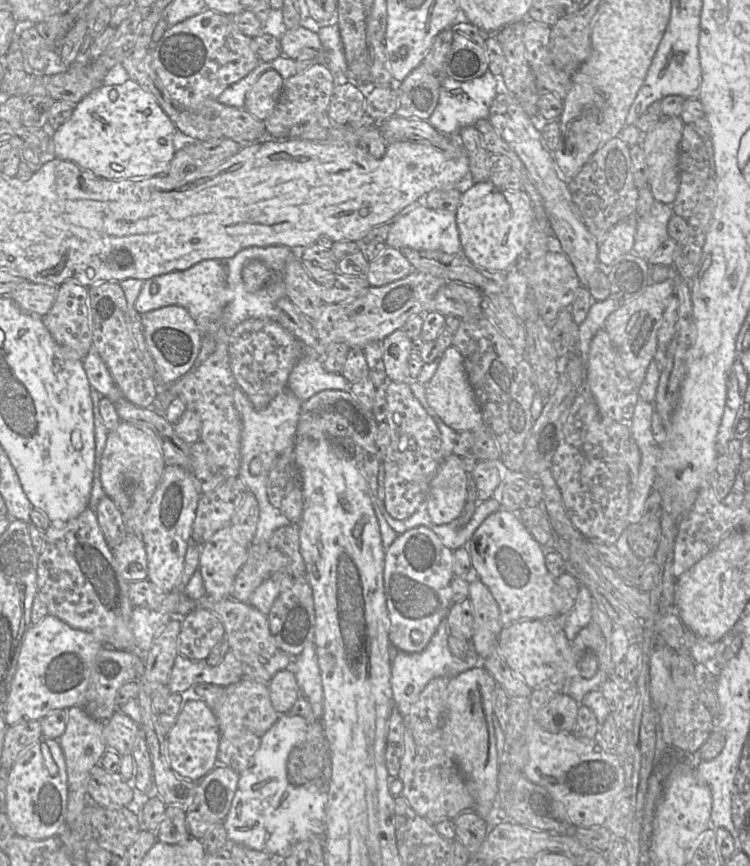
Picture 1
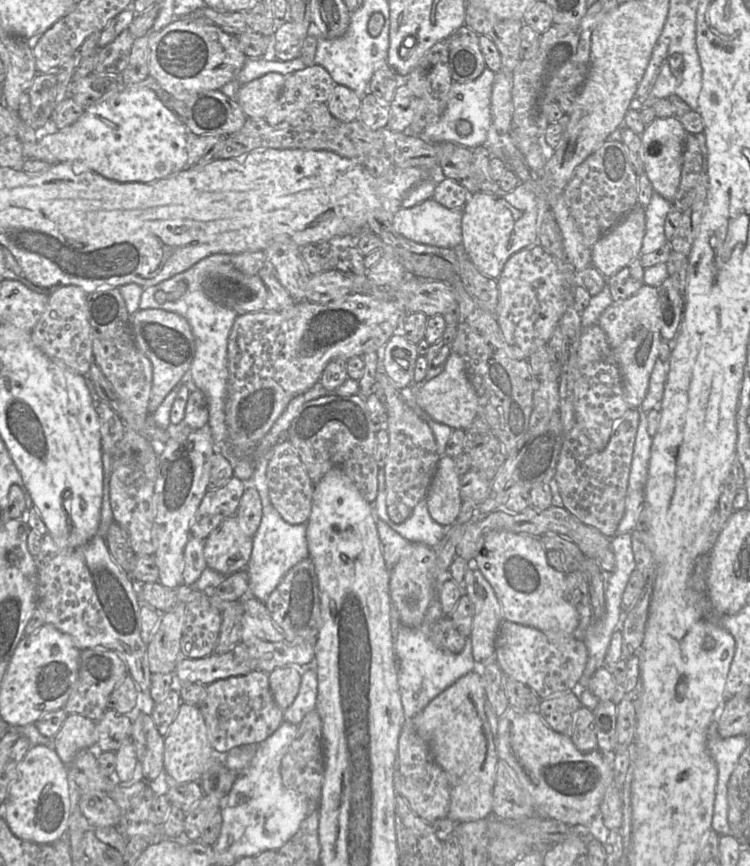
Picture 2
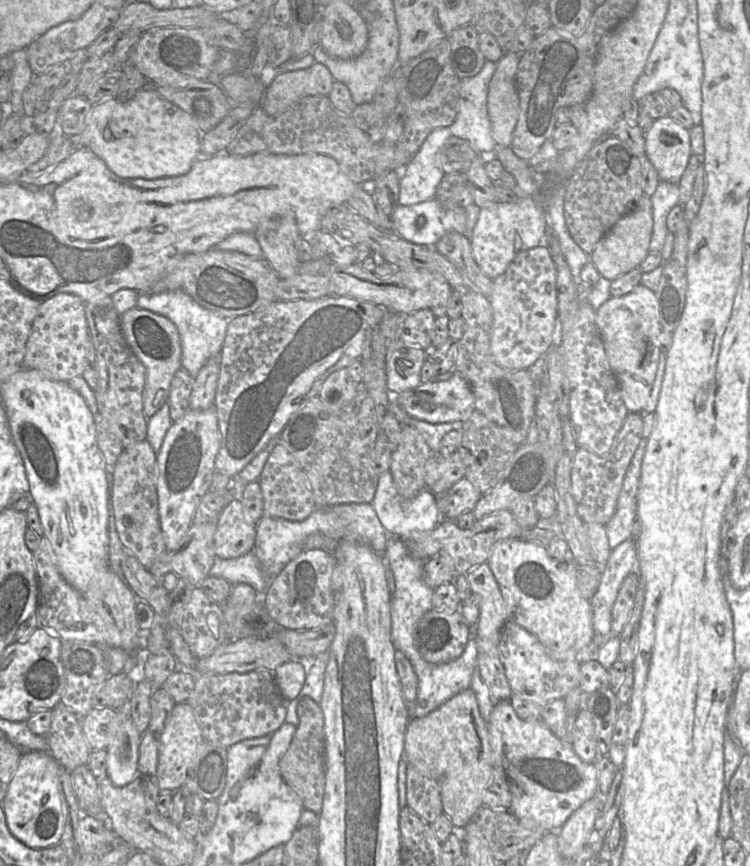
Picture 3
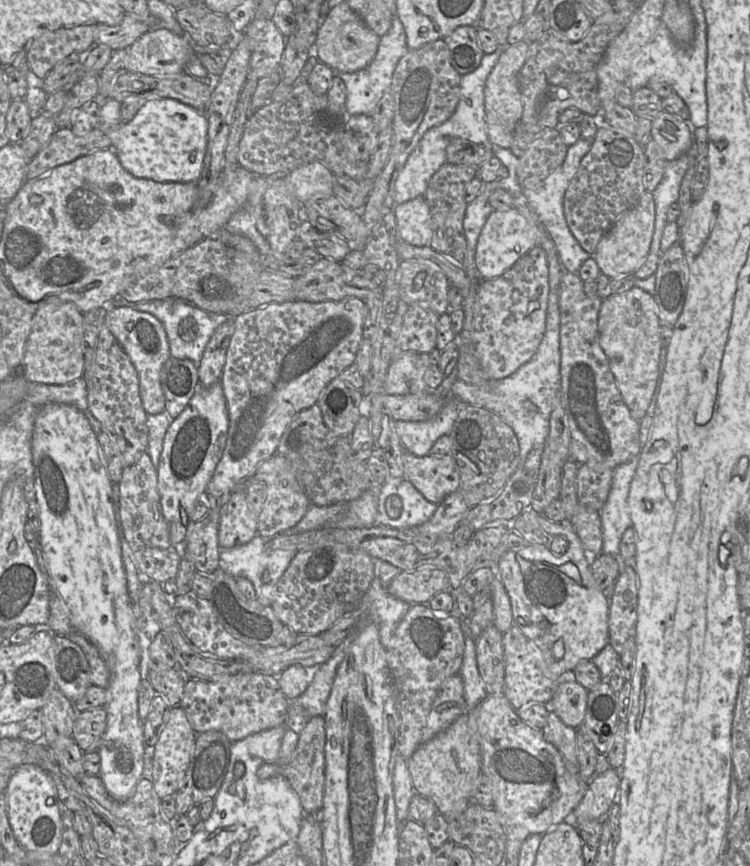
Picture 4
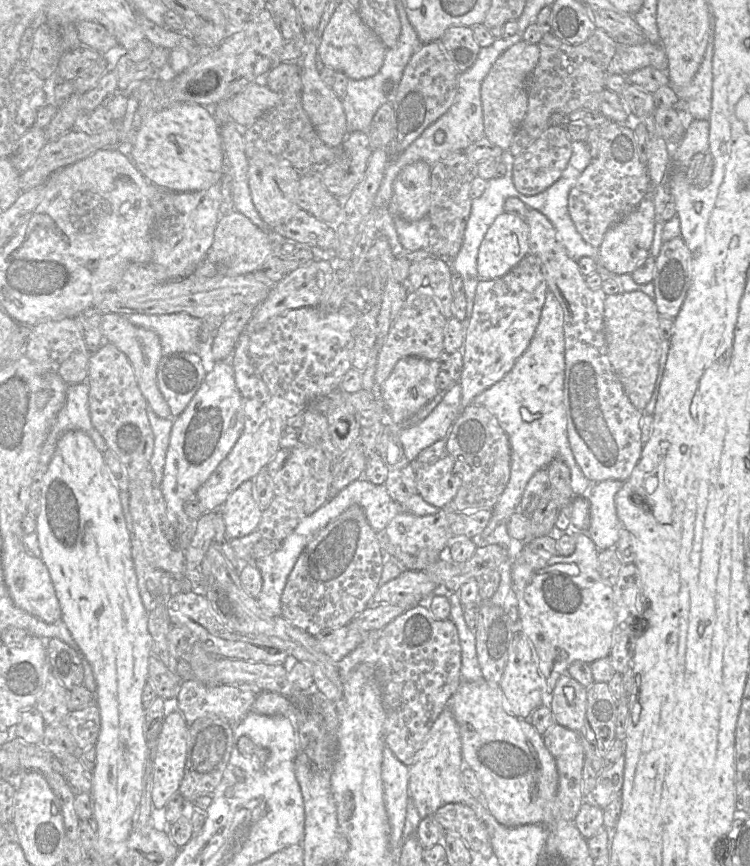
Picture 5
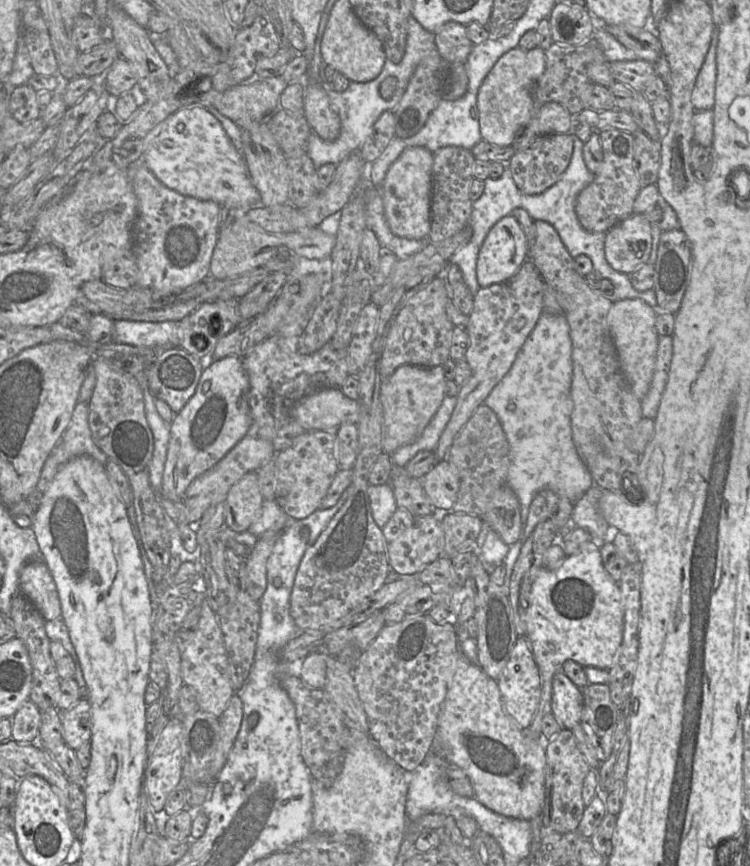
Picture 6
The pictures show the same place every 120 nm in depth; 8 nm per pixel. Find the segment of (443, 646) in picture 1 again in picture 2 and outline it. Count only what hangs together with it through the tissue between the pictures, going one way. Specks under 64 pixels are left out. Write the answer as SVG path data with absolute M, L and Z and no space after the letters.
M441 580L434 586L434 596L426 611L422 624L418 627L400 627L395 644L397 659L397 678L401 695L401 703L406 719L420 713L435 697L455 683L464 675L476 670L478 664L472 655L472 642L466 639L464 649L459 654L450 653L434 645L430 639L433 624L444 616L439 601Z

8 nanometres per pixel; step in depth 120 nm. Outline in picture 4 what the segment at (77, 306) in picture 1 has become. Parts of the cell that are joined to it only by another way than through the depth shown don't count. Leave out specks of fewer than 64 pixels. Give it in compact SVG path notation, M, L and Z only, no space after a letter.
M71 302L48 303L36 310L22 361L22 374L29 382L64 385L83 377L83 315Z

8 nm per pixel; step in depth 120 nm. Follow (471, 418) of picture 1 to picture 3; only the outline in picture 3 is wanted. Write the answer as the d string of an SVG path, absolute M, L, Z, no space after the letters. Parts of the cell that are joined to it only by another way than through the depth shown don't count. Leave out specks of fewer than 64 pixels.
M456 370L446 381L421 383L413 389L399 393L398 402L408 415L430 424L461 423L475 410L471 386Z

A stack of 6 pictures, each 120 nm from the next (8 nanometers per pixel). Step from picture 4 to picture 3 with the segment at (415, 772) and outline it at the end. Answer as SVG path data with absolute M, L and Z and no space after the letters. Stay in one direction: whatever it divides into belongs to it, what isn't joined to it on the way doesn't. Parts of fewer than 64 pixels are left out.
M470 688L458 693L426 716L410 719L404 735L404 759L408 764L413 765L421 774L438 783L440 787L443 813L445 813L451 820L455 830L462 830L468 824L476 811L483 805L482 793L489 781L493 770L492 752L489 743L489 735L486 723L480 715L476 696Z

